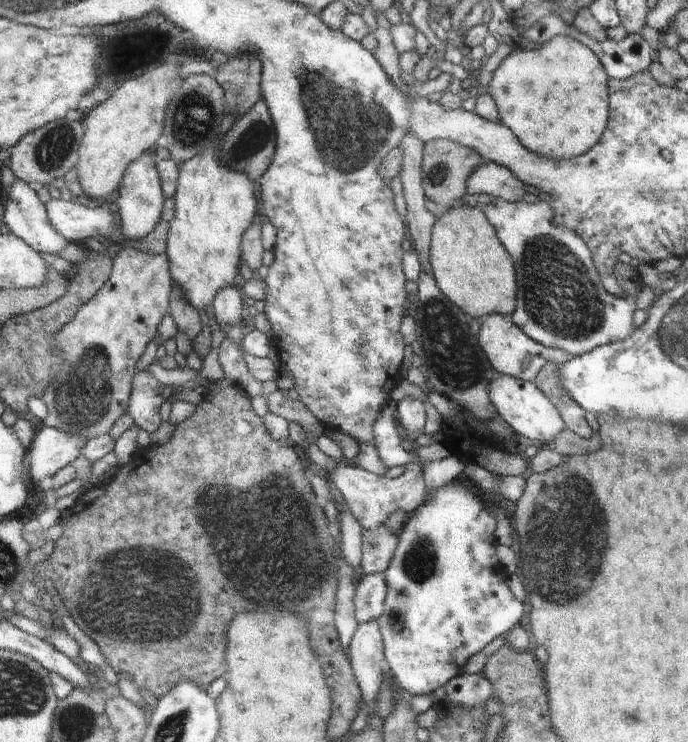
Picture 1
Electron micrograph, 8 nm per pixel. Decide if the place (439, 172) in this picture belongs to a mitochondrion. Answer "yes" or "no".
yes

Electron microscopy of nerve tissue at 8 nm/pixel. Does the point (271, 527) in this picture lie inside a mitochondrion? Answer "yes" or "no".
yes

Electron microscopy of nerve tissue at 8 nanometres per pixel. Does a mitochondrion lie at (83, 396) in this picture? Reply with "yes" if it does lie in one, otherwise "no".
yes

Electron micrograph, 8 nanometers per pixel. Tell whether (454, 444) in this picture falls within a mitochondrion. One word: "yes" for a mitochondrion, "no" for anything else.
no

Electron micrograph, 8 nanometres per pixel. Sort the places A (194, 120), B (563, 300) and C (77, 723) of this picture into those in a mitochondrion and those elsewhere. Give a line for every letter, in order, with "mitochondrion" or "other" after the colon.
A: mitochondrion
B: mitochondrion
C: mitochondrion

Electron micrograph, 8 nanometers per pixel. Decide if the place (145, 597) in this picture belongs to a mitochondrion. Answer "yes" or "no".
yes

